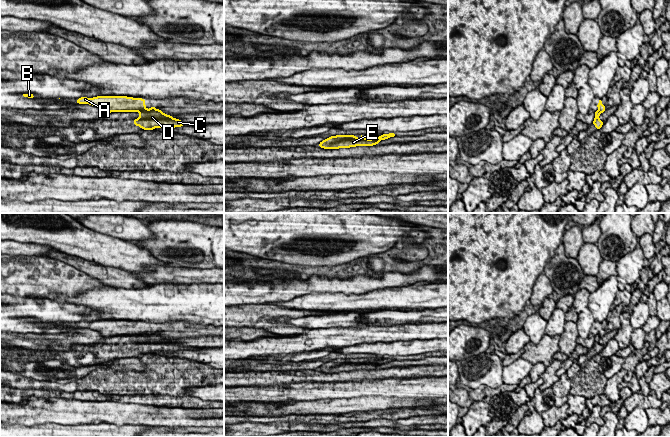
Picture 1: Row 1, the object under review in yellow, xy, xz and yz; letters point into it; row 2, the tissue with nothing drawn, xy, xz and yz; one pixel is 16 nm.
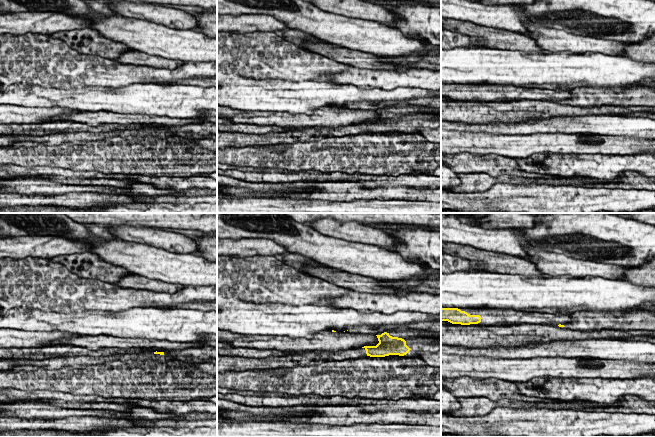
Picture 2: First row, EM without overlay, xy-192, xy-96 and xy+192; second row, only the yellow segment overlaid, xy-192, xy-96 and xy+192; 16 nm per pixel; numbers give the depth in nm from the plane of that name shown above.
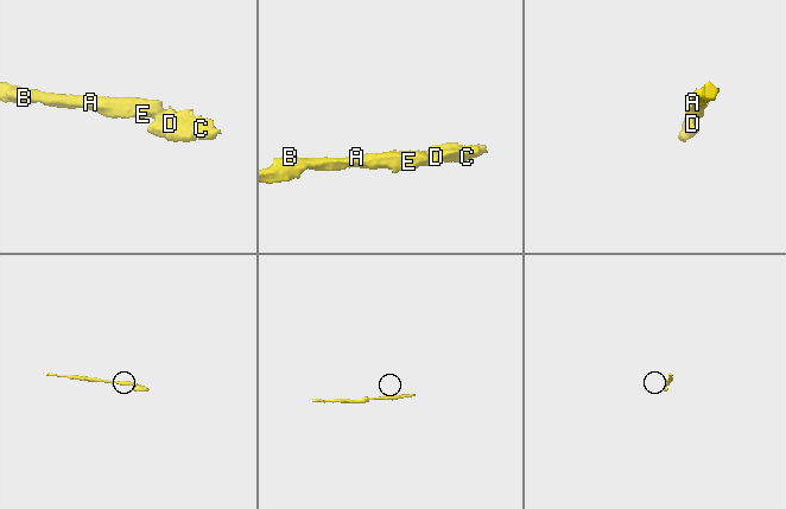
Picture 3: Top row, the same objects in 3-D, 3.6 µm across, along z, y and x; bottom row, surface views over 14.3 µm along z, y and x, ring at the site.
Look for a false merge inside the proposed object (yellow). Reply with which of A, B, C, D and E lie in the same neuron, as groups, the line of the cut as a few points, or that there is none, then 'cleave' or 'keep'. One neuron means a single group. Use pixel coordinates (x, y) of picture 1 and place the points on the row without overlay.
A B E / C D | xy (155, 332), (139, 336) | cleave

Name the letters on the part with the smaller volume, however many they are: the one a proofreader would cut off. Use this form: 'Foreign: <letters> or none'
Foreign: C, D

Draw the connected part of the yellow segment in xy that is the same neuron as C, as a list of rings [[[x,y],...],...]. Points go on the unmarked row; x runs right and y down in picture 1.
[[[161,334],[141,335],[137,343],[133,345],[134,349],[143,354],[154,354],[155,352],[175,352],[188,349],[180,343],[173,342],[172,339],[164,338]]]

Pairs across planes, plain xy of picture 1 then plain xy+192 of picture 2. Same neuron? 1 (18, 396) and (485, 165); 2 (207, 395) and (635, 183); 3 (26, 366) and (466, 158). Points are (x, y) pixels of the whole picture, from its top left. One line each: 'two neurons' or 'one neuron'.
1: one neuron
2: two neurons
3: two neurons

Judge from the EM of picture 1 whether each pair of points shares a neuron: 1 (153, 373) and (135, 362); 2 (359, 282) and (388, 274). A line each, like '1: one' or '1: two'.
1: two
2: one

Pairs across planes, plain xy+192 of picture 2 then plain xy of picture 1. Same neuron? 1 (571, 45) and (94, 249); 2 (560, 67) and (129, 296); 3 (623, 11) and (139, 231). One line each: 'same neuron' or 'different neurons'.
1: different neurons
2: same neuron
3: different neurons

